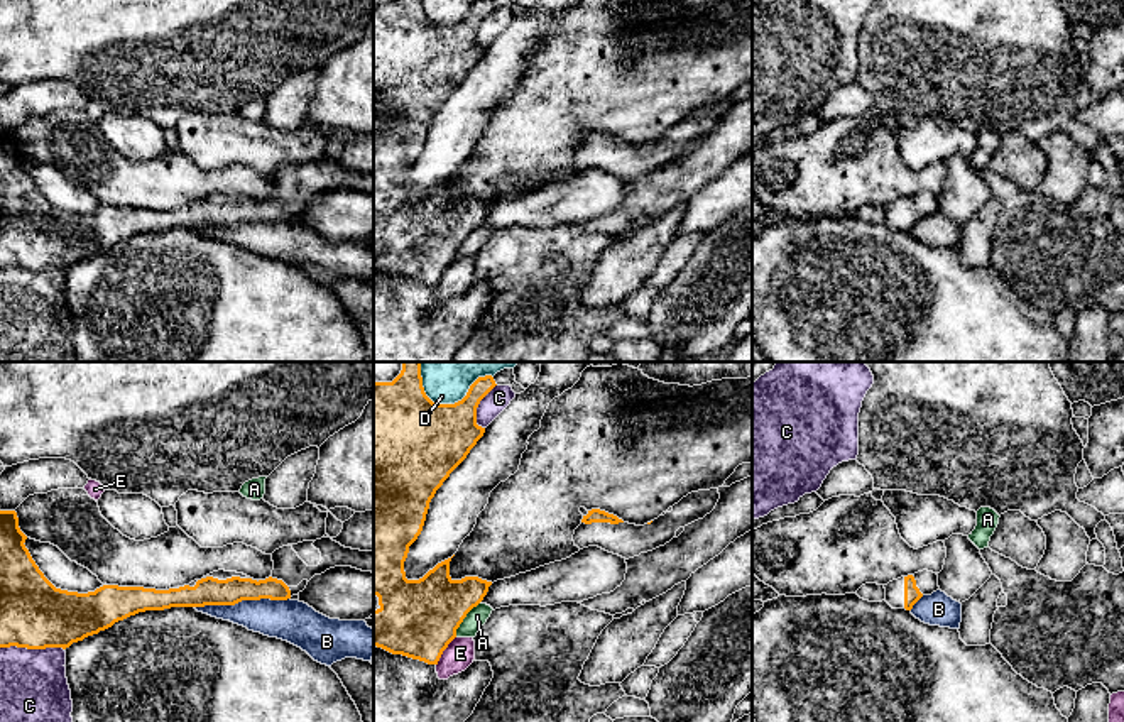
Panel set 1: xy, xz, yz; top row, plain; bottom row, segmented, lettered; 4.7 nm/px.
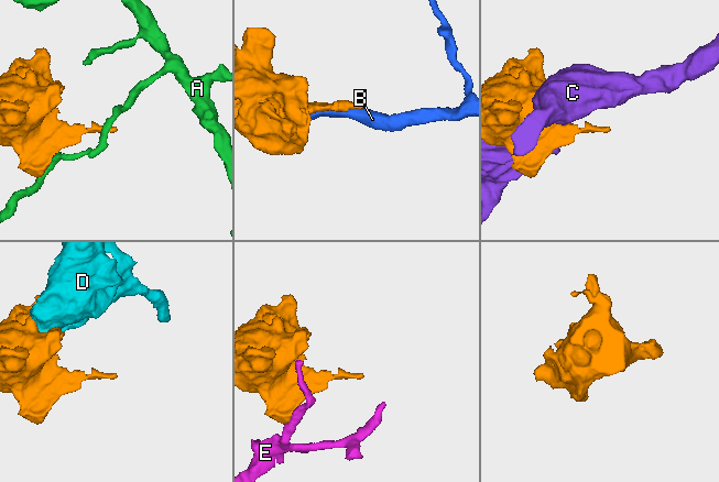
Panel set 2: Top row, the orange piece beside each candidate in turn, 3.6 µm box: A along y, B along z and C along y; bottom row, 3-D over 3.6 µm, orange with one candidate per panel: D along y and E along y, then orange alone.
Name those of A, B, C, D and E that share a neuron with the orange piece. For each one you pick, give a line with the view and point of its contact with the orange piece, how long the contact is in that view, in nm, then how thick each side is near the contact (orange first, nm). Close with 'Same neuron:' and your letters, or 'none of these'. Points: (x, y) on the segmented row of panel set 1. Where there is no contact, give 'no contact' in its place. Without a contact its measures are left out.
Same neuron: none of these

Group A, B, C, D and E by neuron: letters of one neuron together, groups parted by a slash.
A / B / C / D / E

